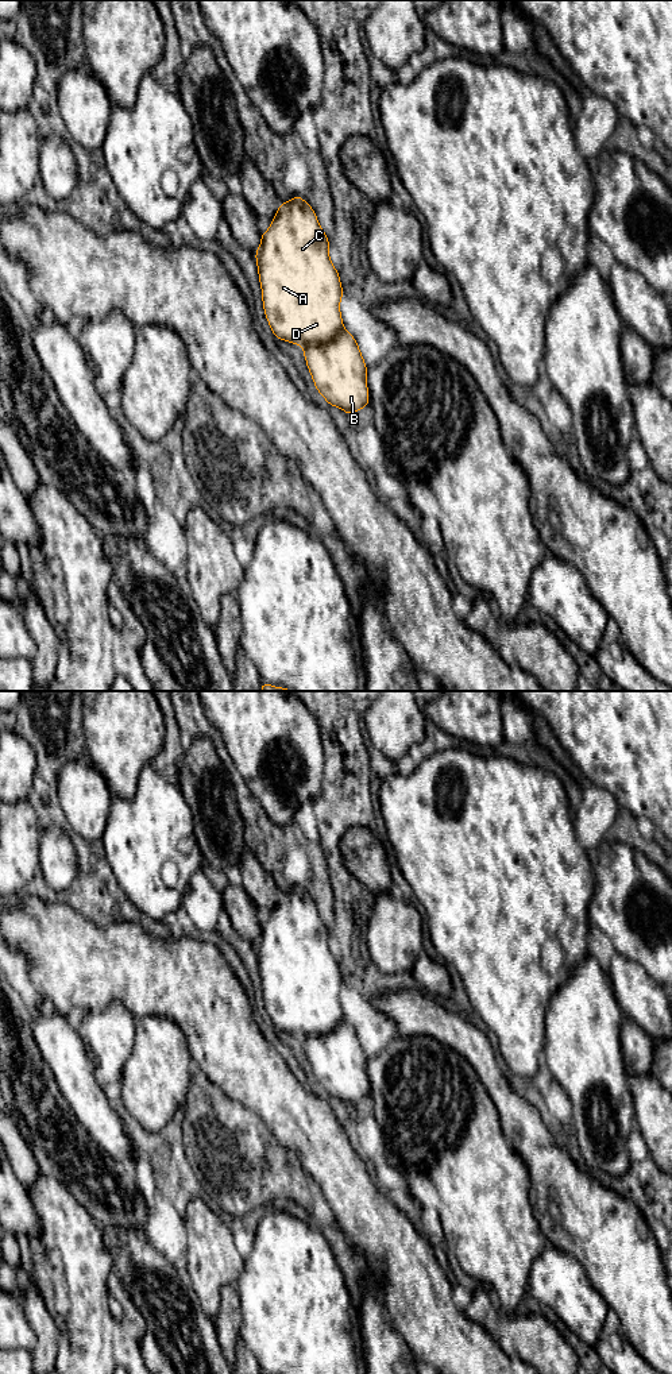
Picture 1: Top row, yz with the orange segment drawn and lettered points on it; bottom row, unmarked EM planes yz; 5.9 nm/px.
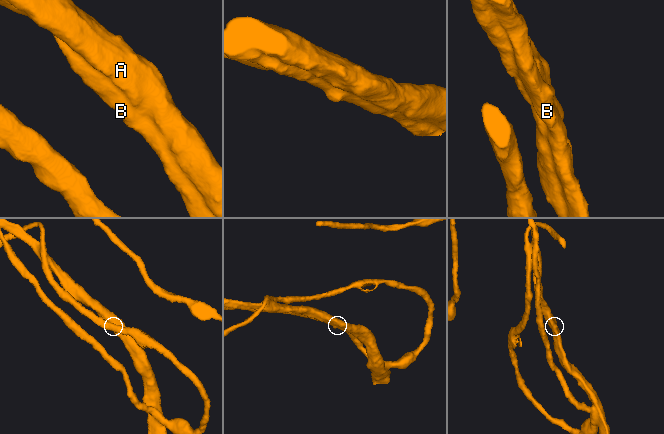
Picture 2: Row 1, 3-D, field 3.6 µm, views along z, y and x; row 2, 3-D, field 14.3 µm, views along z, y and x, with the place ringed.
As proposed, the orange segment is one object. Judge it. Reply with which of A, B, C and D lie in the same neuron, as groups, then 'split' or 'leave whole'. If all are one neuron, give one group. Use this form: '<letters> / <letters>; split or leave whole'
A B C D; leave whole

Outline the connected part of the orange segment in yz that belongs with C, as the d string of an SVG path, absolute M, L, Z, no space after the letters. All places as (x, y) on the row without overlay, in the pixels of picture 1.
M300 887L281 894L254 946L263 1001L273 1026L302 1038L313 1074L329 1097L337 1097L347 1105L364 1100L370 1096L368 1058L356 1030L344 1019L340 966L329 949L329 930L313 899Z

